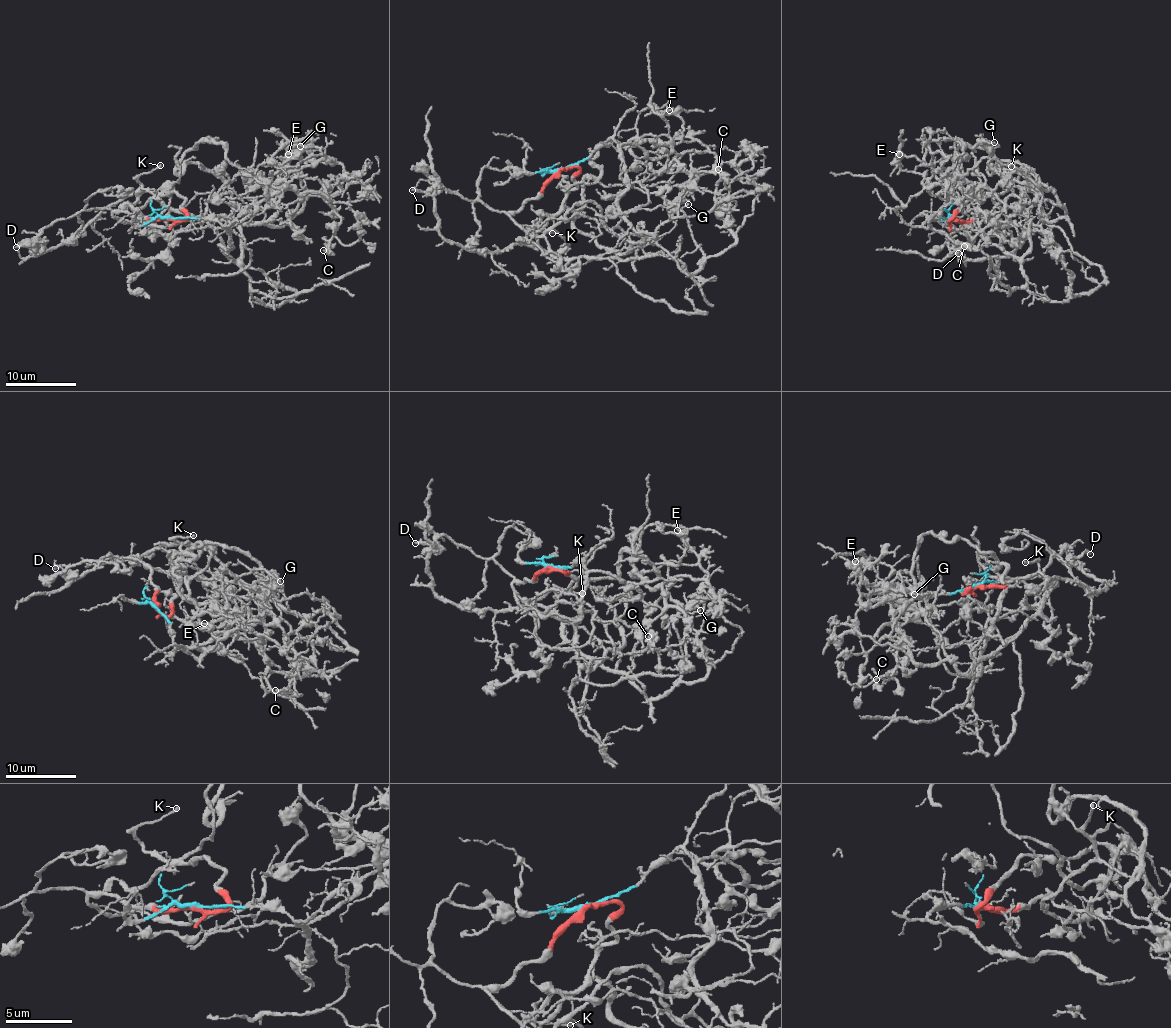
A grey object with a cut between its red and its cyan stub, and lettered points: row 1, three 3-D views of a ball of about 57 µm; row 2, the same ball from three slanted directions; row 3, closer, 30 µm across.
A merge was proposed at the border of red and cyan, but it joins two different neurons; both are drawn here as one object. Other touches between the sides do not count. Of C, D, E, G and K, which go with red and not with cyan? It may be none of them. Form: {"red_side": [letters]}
{"red_side": ["D", "K"]}

